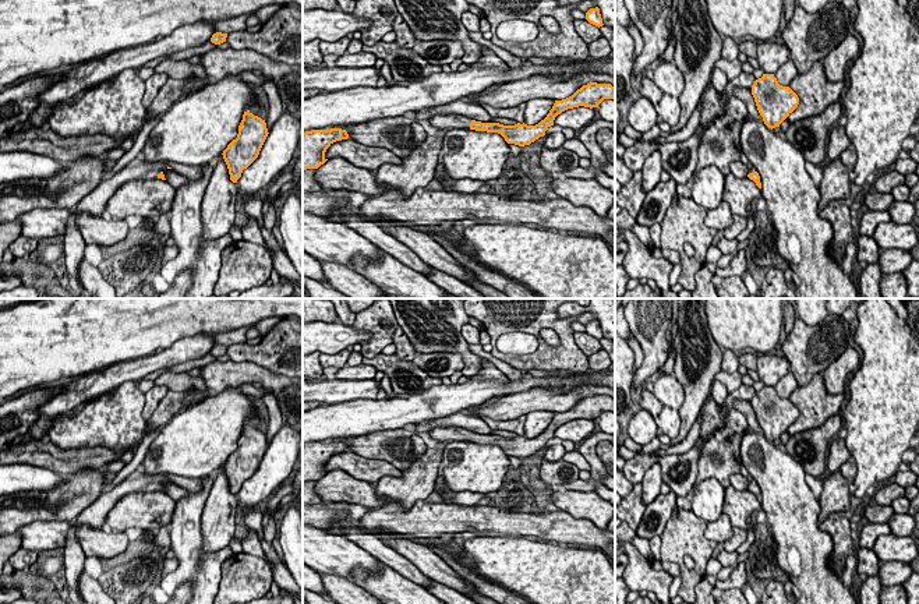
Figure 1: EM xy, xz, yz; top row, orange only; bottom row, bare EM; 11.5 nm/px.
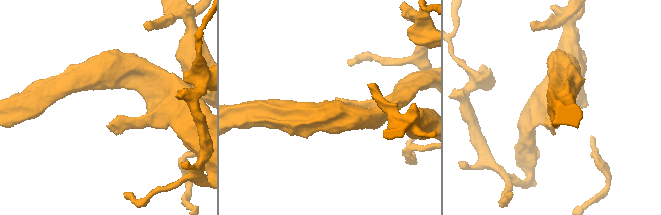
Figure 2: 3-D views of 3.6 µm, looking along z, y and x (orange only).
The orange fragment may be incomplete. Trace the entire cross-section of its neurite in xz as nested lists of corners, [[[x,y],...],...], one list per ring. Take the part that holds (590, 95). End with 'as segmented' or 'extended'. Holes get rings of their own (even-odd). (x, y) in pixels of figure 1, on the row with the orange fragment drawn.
[[[590,82],[577,89],[572,96],[555,100],[552,109],[544,120],[536,126],[527,124],[515,124],[503,126],[499,123],[481,123],[471,120],[460,114],[438,114],[438,128],[450,130],[450,128],[470,128],[476,131],[498,133],[501,134],[508,144],[515,144],[519,146],[530,145],[540,137],[545,135],[545,131],[554,126],[554,120],[558,114],[568,109],[584,106],[584,107],[598,107],[604,99],[615,100],[615,86],[611,84],[597,84]]]; extended

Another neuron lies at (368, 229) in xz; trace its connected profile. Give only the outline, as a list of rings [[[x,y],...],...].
[[[343,211],[339,213],[342,223],[357,234],[370,240],[372,244],[390,254],[402,264],[417,271],[418,273],[427,275],[431,266],[427,265],[413,250],[403,243],[397,241],[390,234],[385,233],[374,220],[361,218],[356,211]]]

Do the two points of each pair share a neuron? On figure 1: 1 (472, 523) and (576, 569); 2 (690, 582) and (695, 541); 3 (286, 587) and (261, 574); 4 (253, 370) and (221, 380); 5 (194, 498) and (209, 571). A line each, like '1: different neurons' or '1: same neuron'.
1: different neurons
2: same neuron
3: different neurons
4: same neuron
5: same neuron

